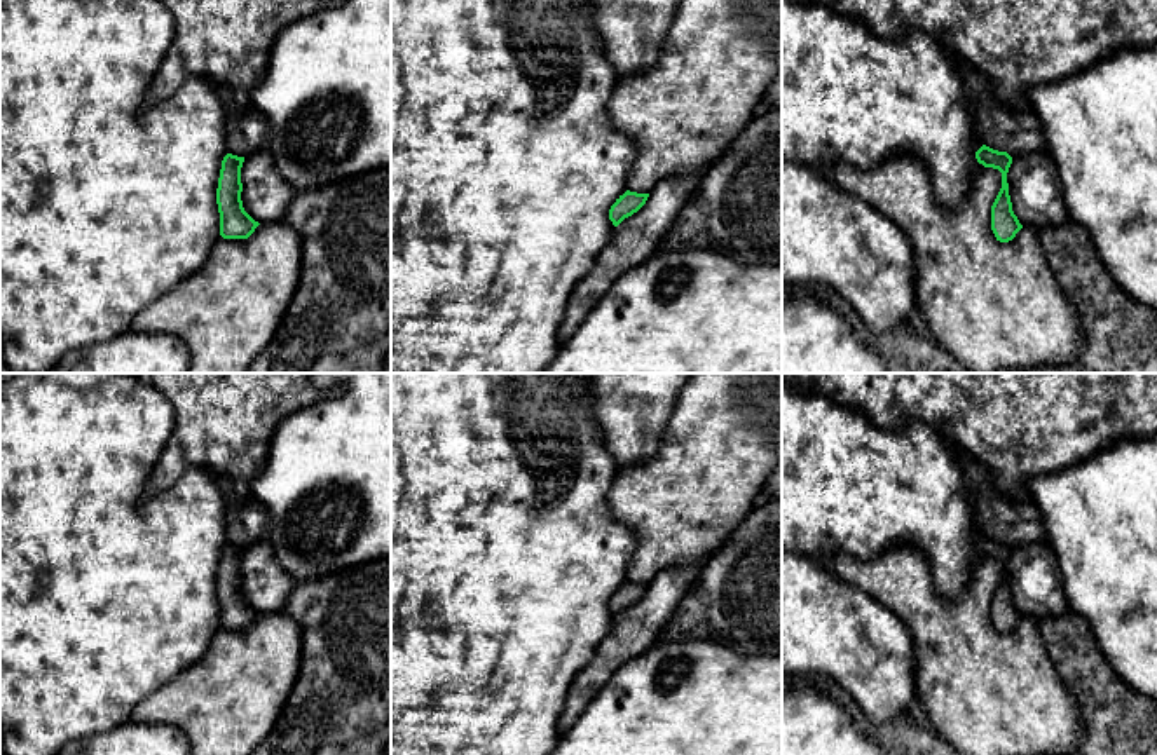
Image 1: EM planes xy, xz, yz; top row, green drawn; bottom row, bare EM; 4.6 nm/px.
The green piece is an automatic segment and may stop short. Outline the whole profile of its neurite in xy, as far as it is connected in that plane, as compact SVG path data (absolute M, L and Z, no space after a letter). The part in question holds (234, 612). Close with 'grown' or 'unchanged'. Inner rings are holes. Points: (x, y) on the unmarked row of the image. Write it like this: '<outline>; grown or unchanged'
M227 544L222 551L216 595L220 603L220 626L223 629L248 629L260 616L243 598L241 558L244 548Z; unchanged

